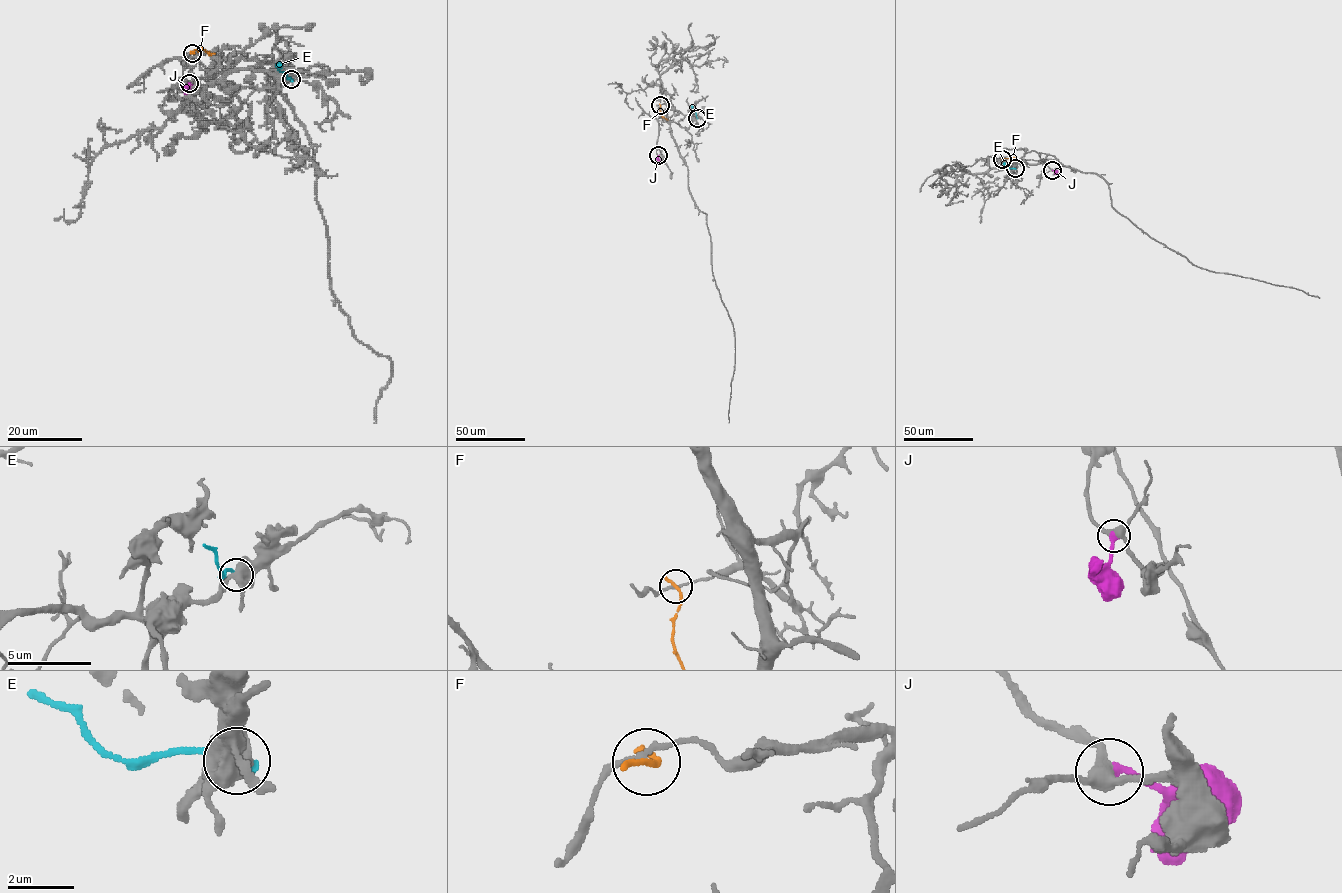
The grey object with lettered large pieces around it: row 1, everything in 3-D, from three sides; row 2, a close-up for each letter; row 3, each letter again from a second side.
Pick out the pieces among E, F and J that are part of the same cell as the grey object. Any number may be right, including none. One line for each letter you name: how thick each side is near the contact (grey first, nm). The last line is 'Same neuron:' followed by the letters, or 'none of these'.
J: Thickness 360 nm (grey) against 340 nm
Same neuron: J

